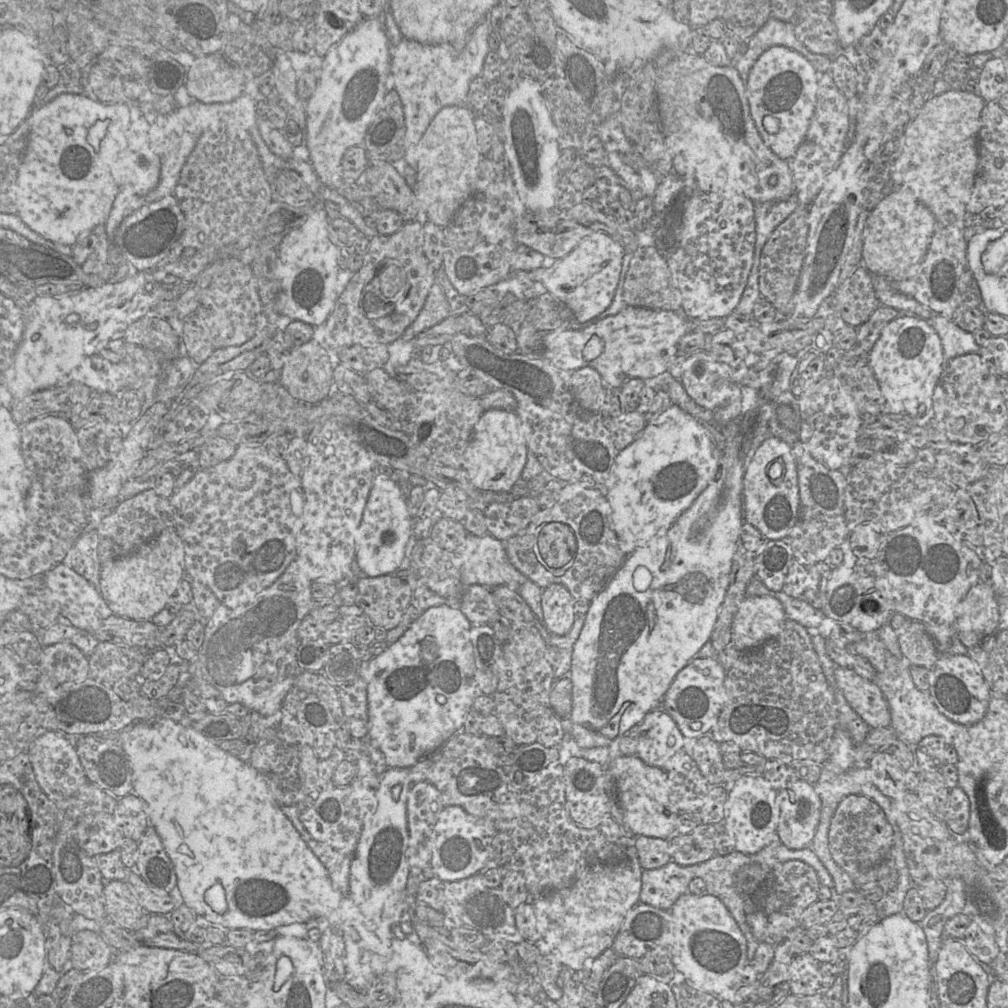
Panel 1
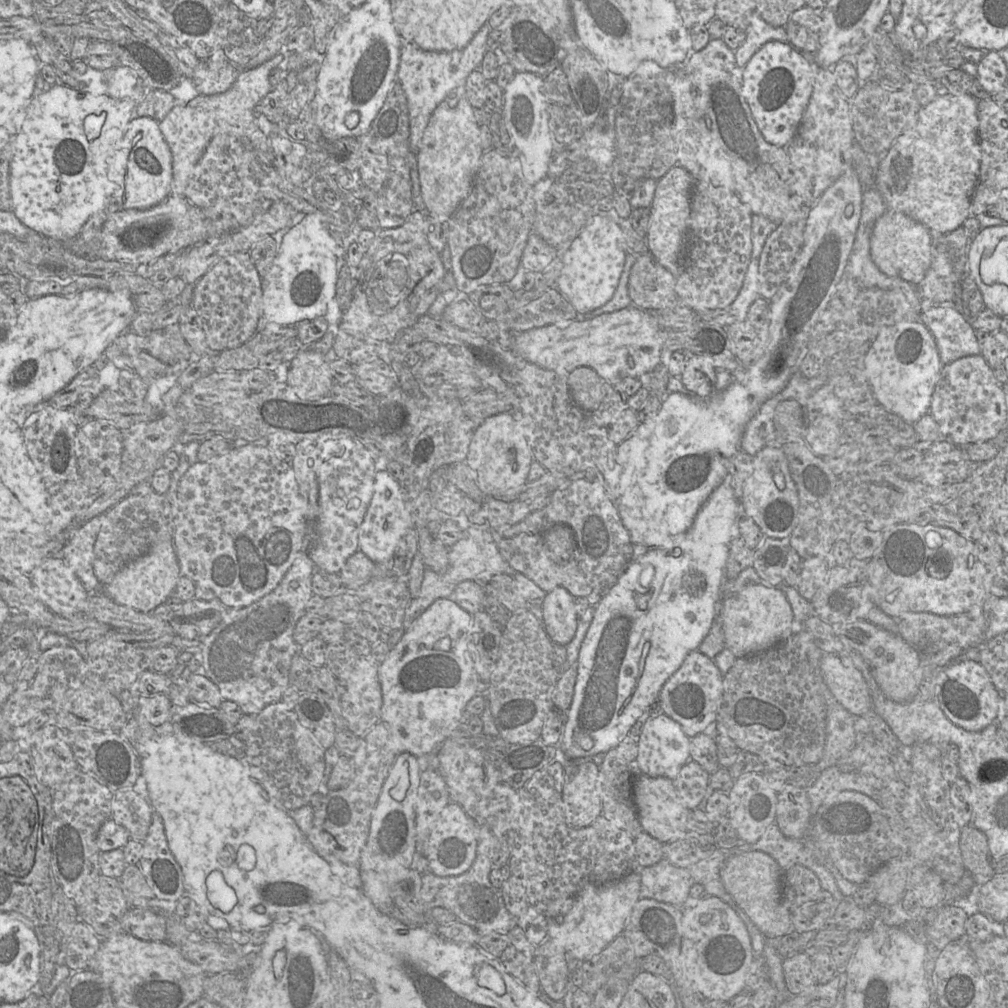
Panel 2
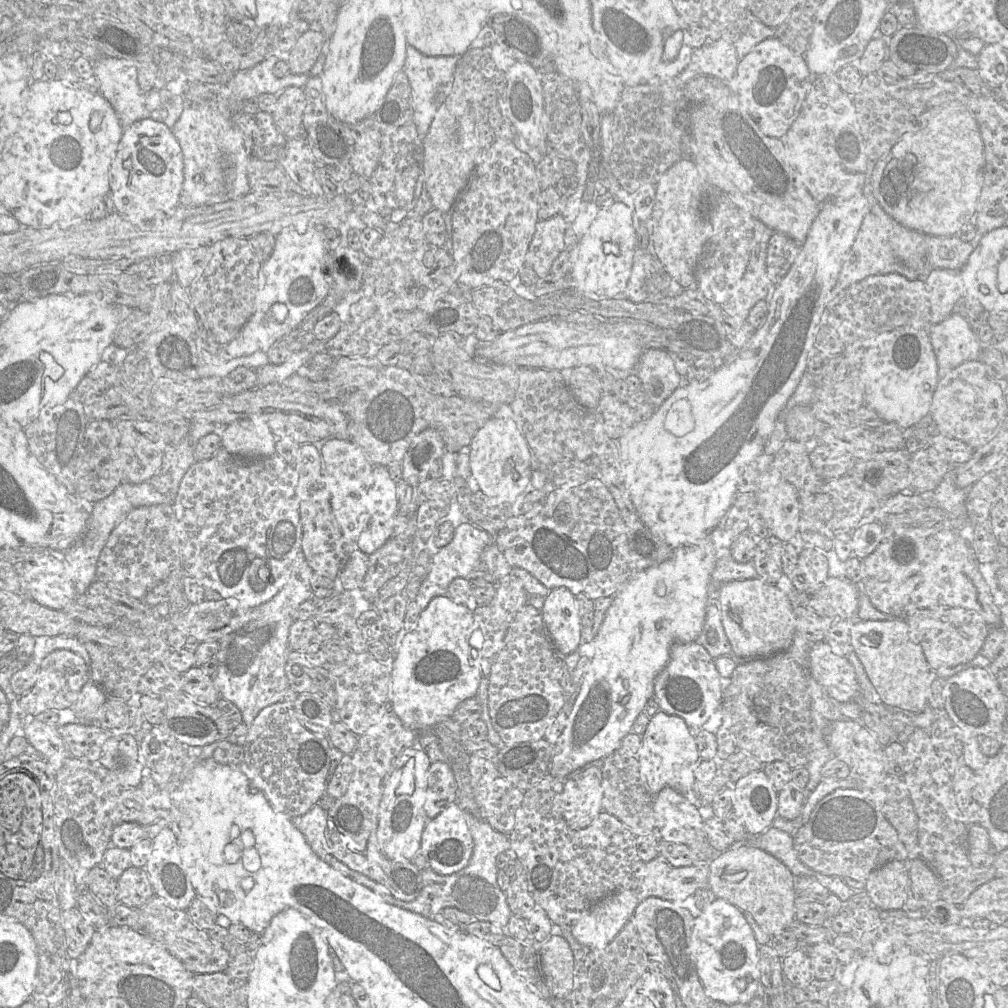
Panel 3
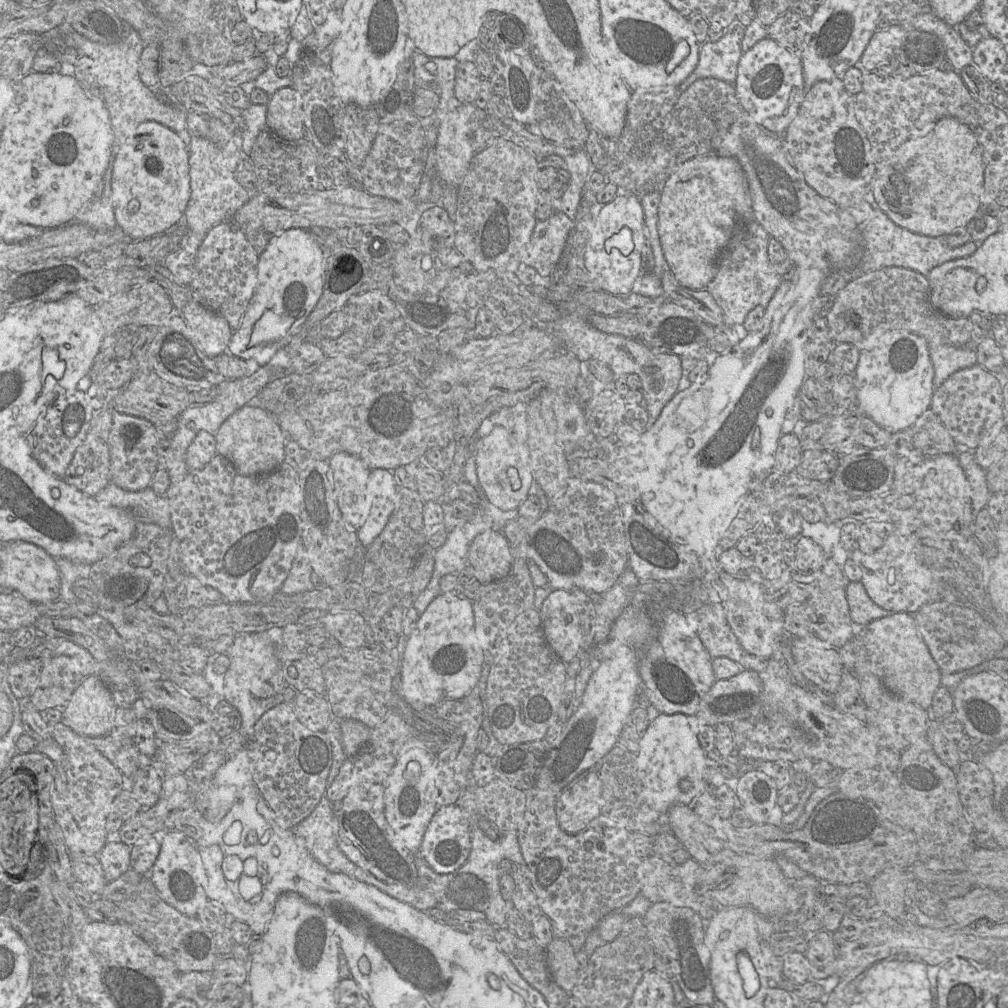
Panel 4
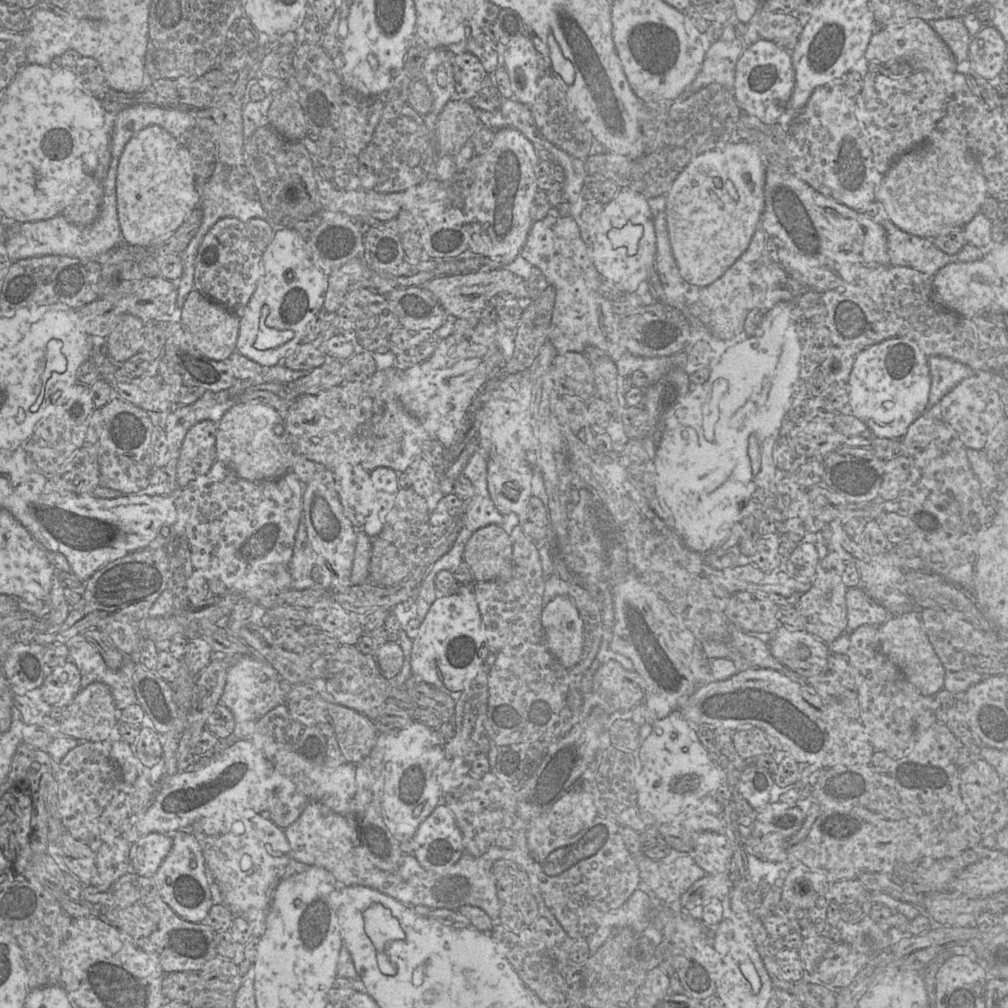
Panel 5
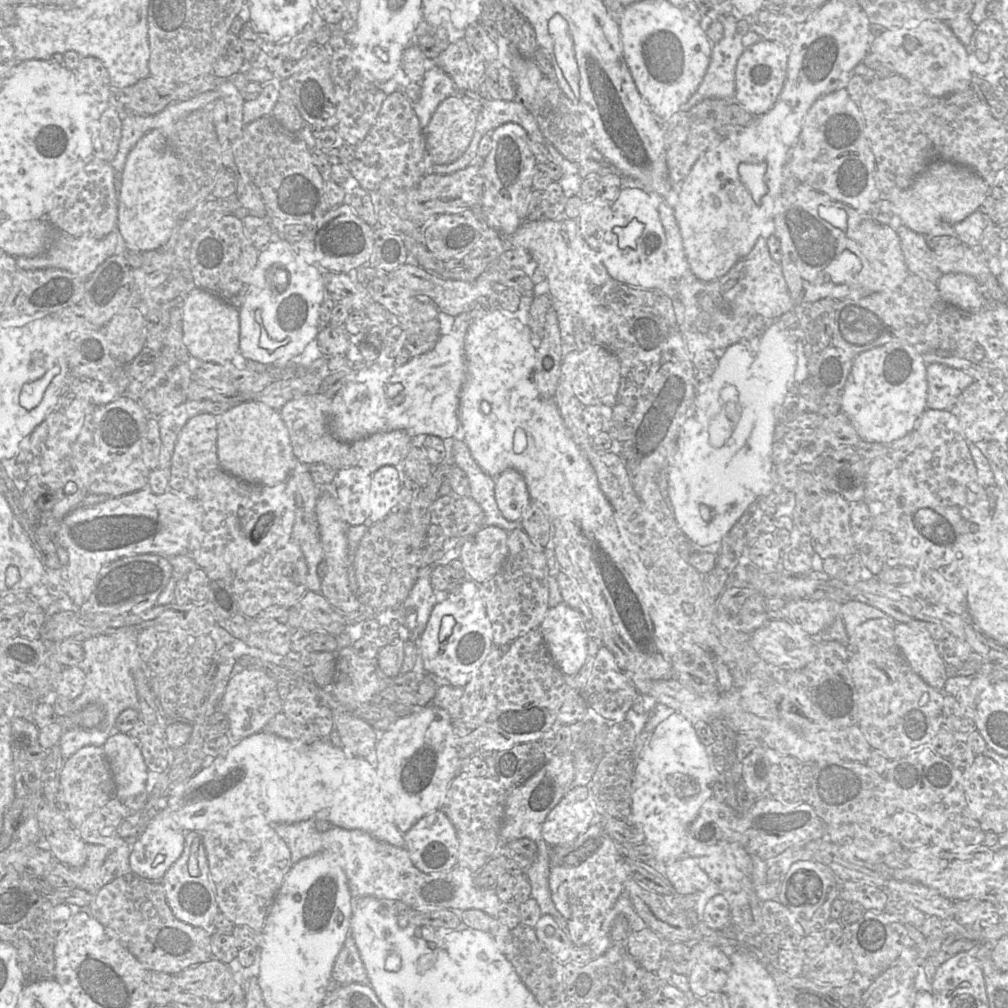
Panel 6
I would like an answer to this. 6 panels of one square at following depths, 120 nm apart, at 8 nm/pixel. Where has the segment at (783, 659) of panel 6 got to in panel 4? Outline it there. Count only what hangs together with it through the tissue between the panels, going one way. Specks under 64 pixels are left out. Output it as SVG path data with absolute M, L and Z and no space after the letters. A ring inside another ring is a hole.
M810 634L793 639L792 653L808 683L829 694L837 691L844 671L837 648Z

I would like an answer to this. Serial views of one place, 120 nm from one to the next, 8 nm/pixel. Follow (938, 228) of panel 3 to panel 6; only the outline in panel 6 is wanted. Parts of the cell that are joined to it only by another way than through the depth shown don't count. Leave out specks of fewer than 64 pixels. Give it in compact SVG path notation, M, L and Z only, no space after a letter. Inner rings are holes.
M939 165L934 166L933 170L922 170L922 173L918 173L916 182L910 184L904 193L893 201L893 211L898 215L900 223L917 233L926 234L941 226L952 226L977 210L985 194L986 183L973 168L962 165Z

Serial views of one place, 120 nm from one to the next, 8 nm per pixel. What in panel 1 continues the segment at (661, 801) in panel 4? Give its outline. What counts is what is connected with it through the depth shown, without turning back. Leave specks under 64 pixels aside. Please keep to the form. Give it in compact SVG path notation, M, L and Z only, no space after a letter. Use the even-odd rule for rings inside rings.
M652 709L639 724L636 755L647 765L663 768L680 750L684 736L664 709Z

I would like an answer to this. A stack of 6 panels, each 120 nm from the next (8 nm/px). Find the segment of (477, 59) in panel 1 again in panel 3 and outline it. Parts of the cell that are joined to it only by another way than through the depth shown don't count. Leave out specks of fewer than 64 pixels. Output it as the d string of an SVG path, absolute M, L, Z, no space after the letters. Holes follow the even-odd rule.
M407 46L403 73L412 88L413 126L421 140L421 149L439 108L436 92L448 82L456 64L457 57L425 57L414 47Z

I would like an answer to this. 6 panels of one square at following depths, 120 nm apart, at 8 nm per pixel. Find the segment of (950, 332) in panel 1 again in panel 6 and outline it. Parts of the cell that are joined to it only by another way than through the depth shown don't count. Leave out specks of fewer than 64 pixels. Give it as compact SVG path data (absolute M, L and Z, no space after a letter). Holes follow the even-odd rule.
M940 363L926 367L926 407L933 410L950 410L957 397L975 380L962 370Z

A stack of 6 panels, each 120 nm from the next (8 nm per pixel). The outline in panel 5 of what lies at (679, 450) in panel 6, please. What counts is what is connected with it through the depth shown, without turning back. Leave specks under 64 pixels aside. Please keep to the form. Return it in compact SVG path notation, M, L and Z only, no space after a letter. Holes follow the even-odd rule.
M787 301L775 304L771 309L764 312L762 334L751 336L746 340L729 347L721 356L719 362L710 369L710 376L703 384L692 386L690 392L677 405L672 415L667 418L667 425L663 429L660 439L656 445L654 455L655 489L659 501L662 503L662 510L665 513L665 524L681 537L684 544L692 551L701 555L707 554L725 537L733 525L740 519L744 507L752 494L758 488L770 490L775 494L776 470L773 458L774 446L780 437L779 432L783 420L787 417L792 402L794 383L800 379L802 344L797 334L795 324L792 321L793 305Z

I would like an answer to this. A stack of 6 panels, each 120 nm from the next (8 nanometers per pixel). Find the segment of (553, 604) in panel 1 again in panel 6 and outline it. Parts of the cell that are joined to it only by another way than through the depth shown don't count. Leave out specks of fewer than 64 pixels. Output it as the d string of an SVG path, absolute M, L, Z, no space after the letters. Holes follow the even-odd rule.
M564 602L547 611L539 630L550 657L564 675L575 675L587 655L581 614Z

